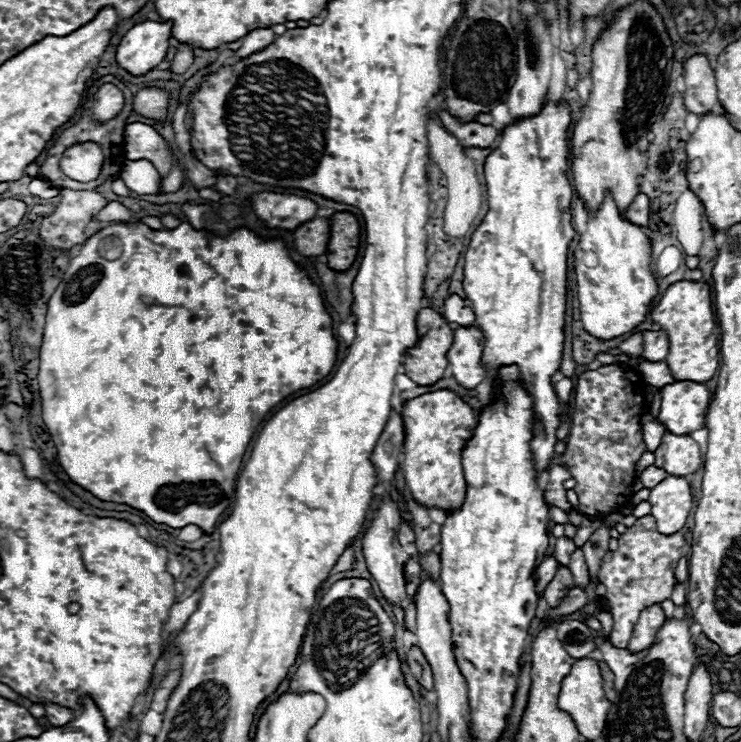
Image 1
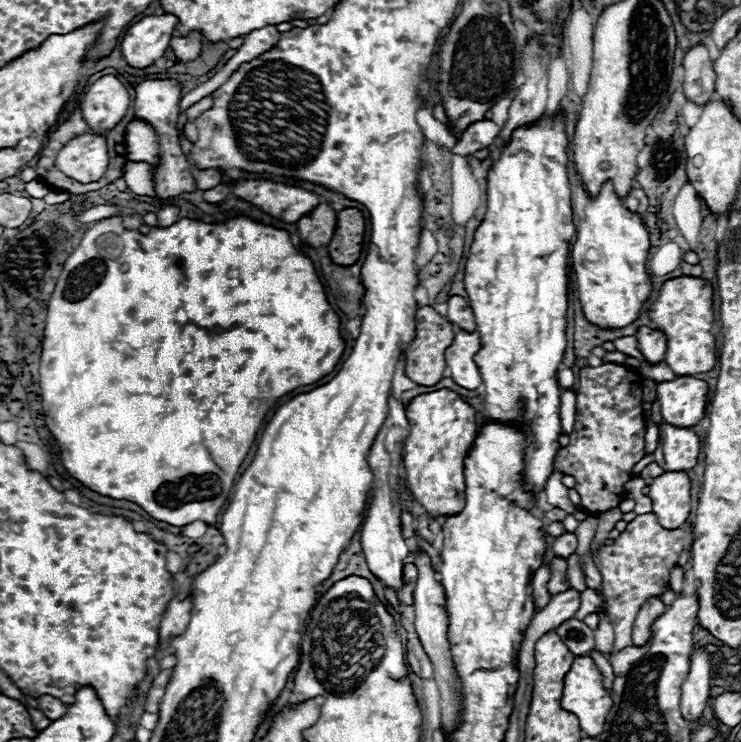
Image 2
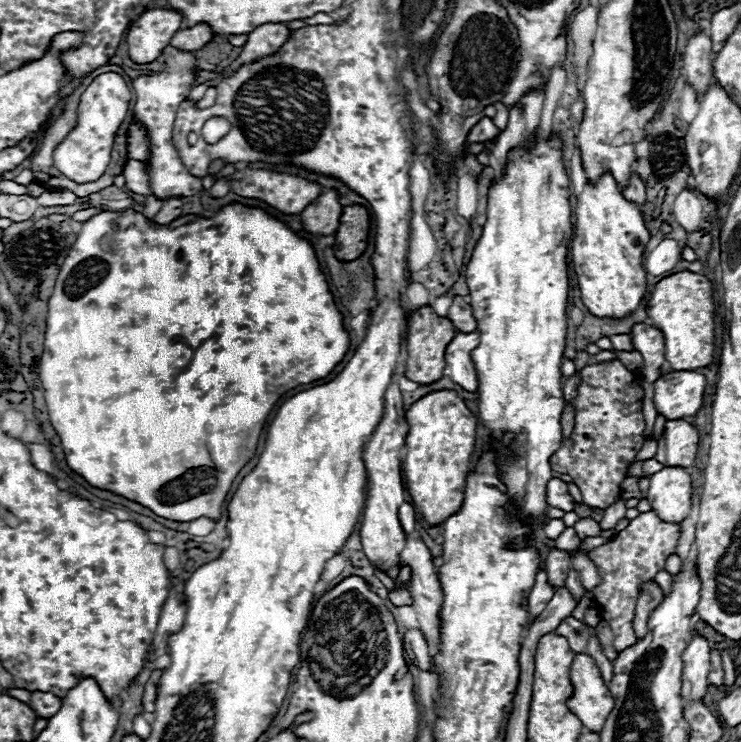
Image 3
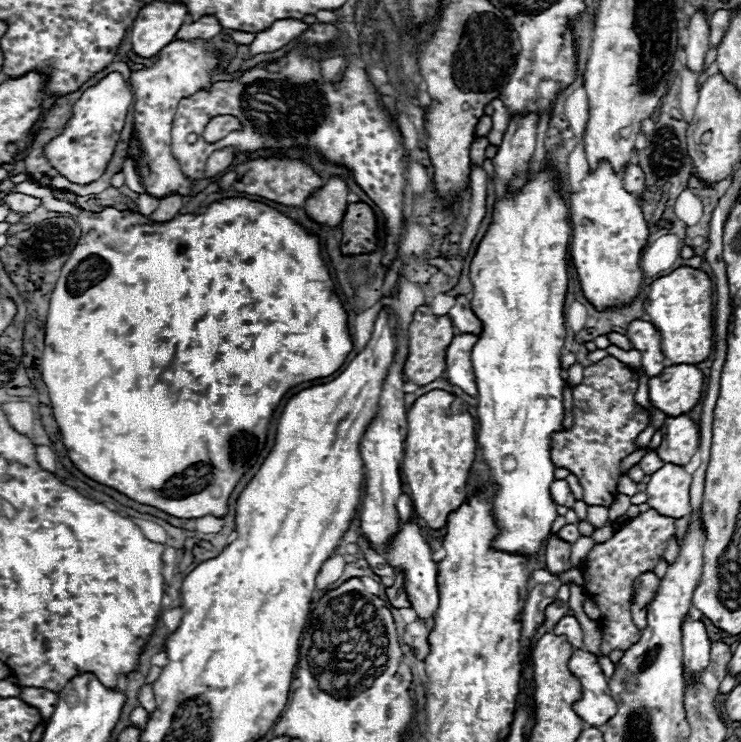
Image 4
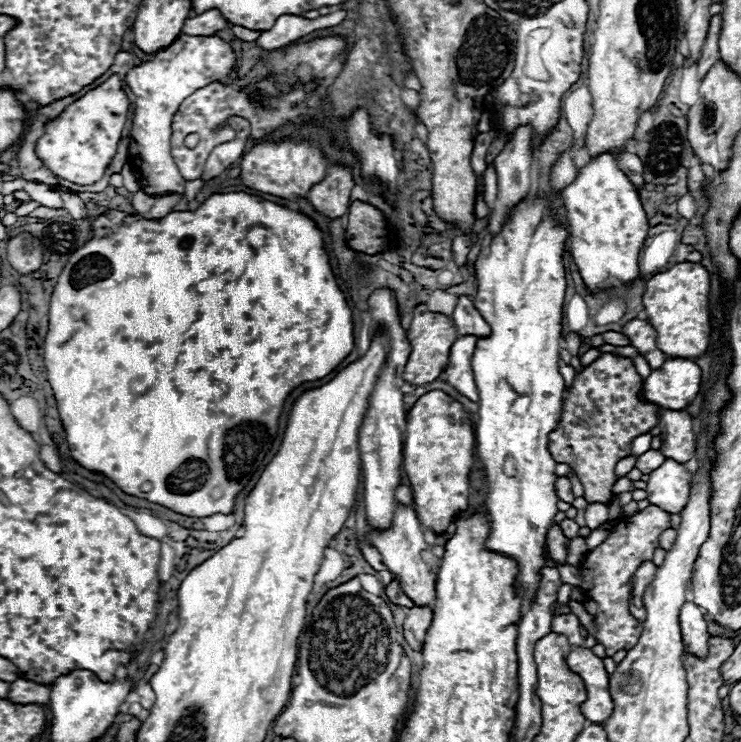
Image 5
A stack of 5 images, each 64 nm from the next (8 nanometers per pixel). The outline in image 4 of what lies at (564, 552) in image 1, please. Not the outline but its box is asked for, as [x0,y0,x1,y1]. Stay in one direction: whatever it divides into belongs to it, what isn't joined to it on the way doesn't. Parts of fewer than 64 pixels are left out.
[558,524,580,544]

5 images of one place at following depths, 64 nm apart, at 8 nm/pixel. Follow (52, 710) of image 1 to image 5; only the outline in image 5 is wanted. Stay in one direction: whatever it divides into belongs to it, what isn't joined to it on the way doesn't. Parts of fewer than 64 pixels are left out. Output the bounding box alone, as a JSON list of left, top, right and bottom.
[6,678,50,706]

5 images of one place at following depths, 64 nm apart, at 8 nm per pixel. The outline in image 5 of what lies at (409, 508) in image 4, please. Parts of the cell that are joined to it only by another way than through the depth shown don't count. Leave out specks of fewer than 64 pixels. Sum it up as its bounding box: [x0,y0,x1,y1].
[396,484,414,506]

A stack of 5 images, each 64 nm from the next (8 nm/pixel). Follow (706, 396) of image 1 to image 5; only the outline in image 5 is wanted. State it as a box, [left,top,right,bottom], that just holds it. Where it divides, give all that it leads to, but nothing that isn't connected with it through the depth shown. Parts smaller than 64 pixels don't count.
[644,358,702,410]

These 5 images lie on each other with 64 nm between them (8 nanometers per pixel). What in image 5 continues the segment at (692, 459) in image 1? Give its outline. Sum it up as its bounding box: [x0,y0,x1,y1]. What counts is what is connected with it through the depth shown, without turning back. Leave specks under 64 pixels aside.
[660,410,696,464]

